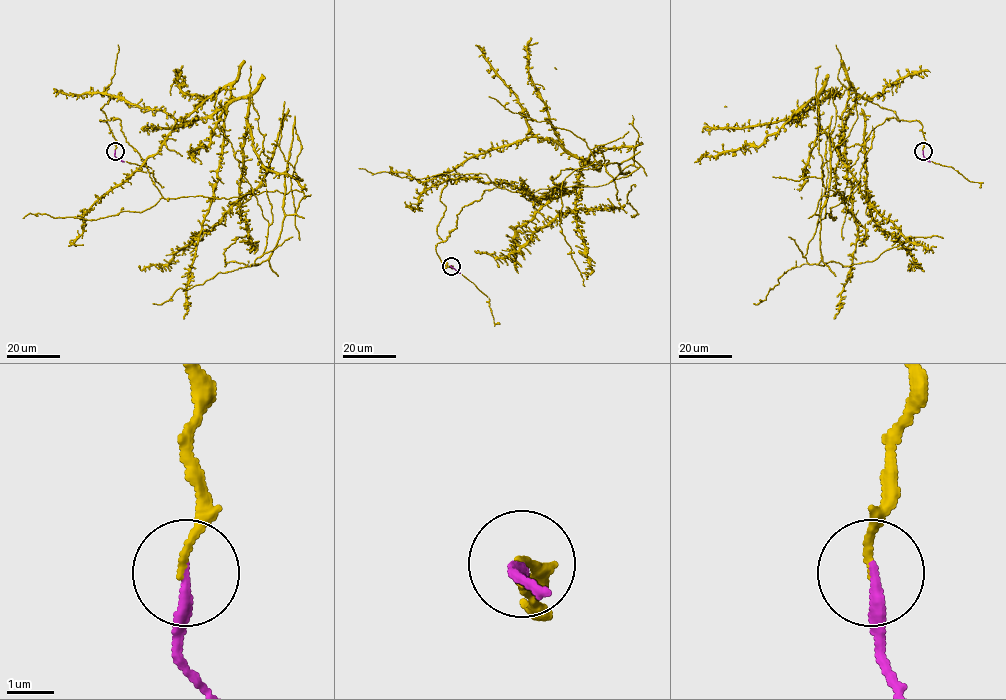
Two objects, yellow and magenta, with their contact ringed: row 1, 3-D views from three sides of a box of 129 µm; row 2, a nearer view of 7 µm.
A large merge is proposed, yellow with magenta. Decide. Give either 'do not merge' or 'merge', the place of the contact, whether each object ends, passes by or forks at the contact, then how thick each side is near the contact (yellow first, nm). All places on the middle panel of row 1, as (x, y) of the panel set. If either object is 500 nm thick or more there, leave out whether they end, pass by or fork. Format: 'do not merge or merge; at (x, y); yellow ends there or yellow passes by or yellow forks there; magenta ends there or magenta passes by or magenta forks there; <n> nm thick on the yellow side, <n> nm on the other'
merge; at (451, 266); yellow ends there; magenta ends there; 140 nm thick on the yellow side, 200 nm on the other

